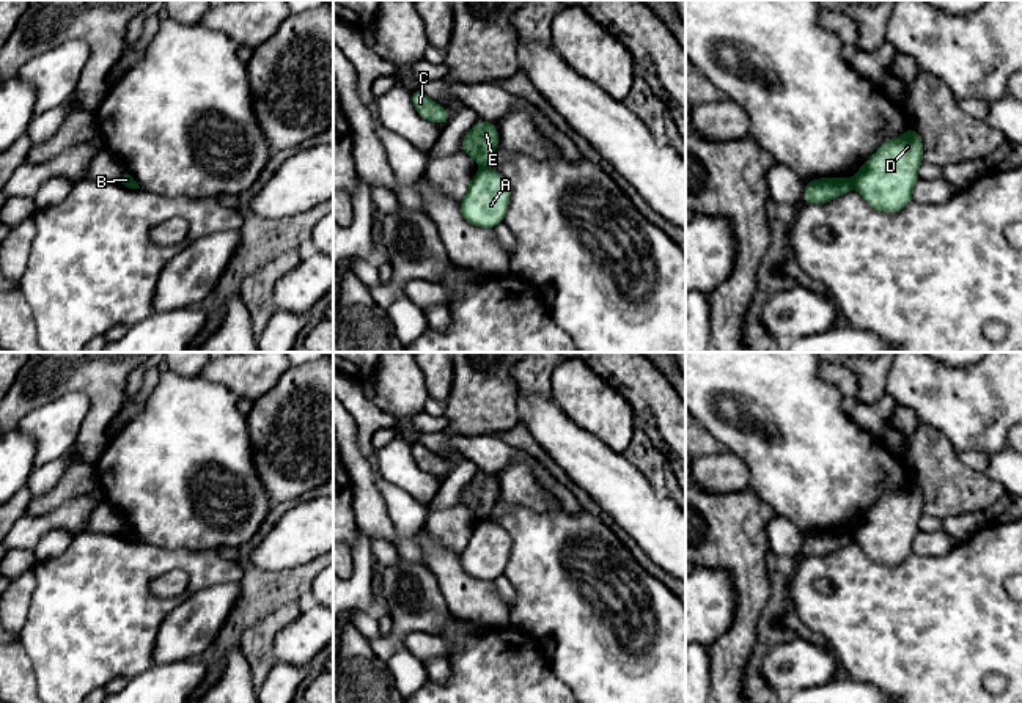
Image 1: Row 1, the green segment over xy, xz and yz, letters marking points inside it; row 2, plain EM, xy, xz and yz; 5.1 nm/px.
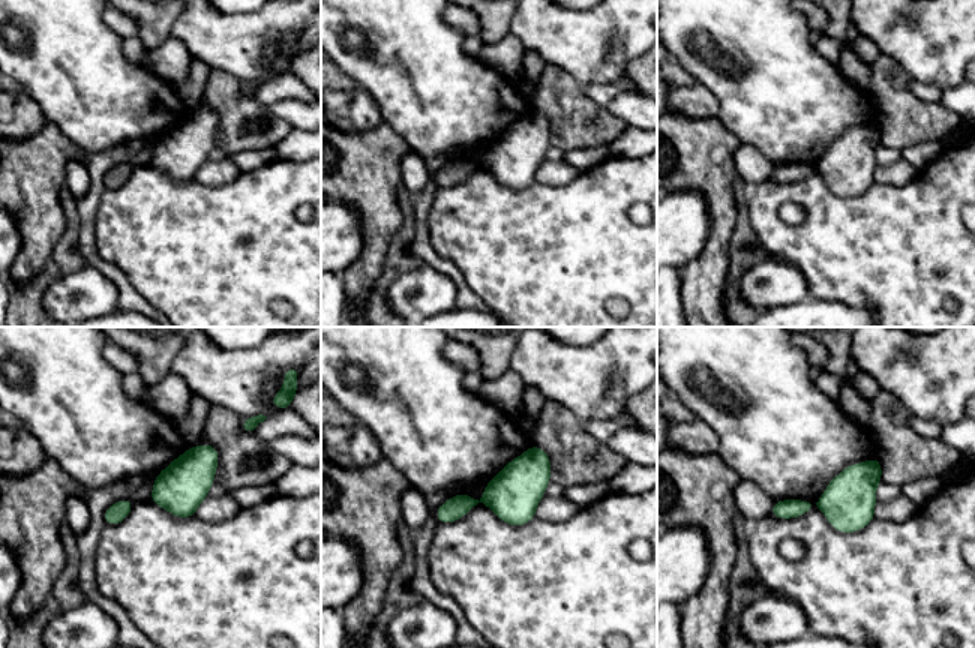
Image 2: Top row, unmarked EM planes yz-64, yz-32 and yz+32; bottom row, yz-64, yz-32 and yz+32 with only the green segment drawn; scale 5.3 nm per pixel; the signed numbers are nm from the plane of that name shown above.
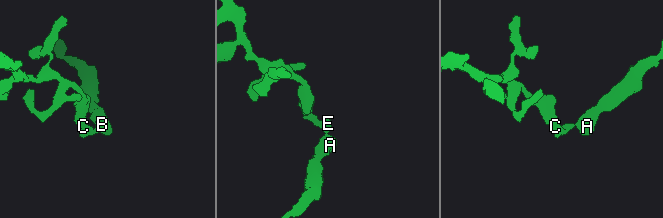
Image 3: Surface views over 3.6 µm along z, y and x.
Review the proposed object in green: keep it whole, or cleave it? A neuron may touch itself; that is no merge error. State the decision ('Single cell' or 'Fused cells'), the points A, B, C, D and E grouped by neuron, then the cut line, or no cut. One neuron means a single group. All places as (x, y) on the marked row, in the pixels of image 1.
Fused cells. Groups: A B D / C E. Split along yz (849, 180), (852, 186)

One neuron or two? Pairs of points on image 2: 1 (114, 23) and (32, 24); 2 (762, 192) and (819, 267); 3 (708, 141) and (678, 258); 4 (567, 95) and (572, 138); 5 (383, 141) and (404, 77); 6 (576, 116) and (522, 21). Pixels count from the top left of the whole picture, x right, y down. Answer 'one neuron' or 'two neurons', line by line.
1: two neurons
2: one neuron
3: two neurons
4: one neuron
5: two neurons
6: two neurons

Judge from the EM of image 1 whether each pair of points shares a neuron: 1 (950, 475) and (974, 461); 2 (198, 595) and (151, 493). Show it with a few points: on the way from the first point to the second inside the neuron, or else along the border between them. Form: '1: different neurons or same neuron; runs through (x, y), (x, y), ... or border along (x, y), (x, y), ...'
1: different neurons; border along (955, 452), (963, 463), (983, 472)
2: different neurons; border along (140, 540), (162, 548), (213, 551)

